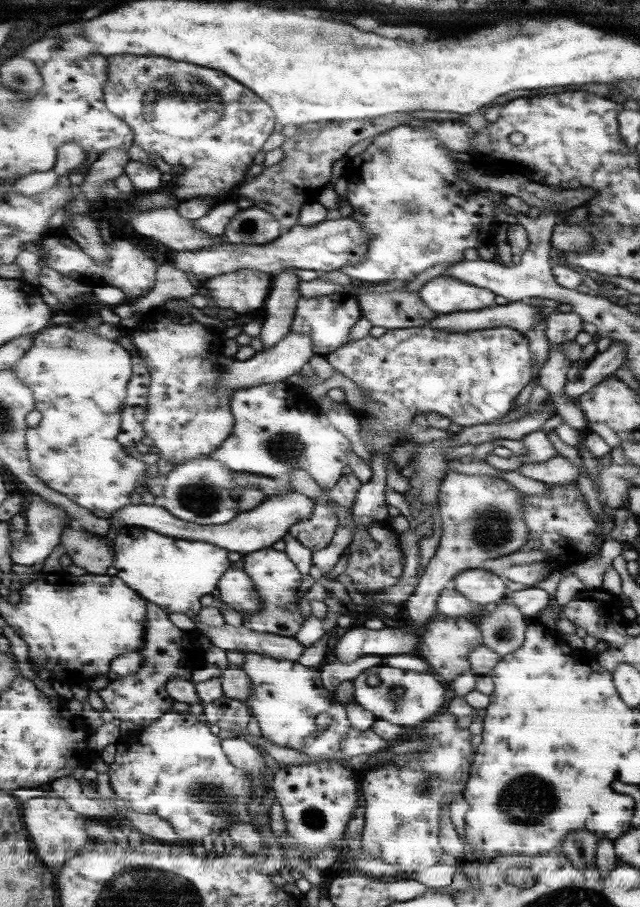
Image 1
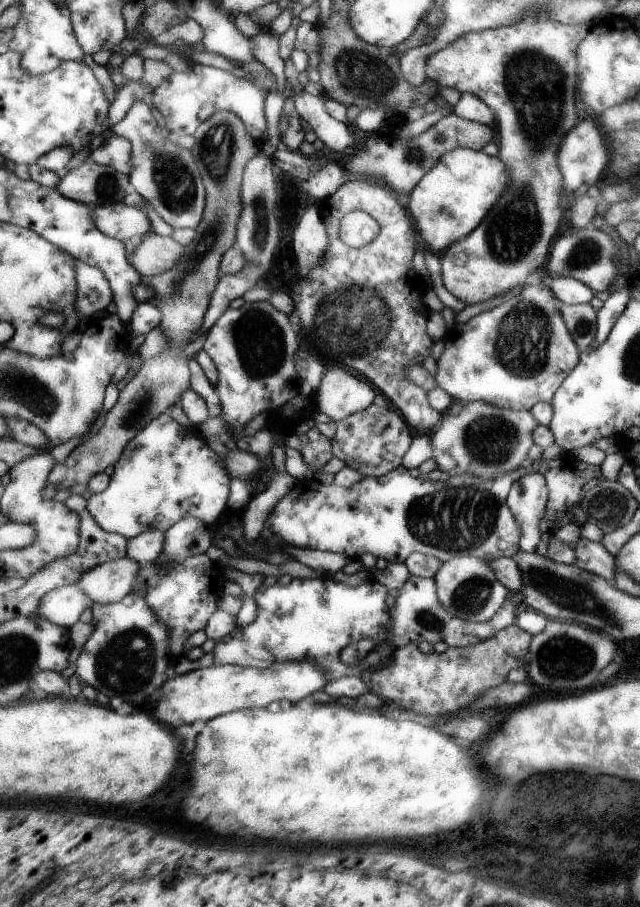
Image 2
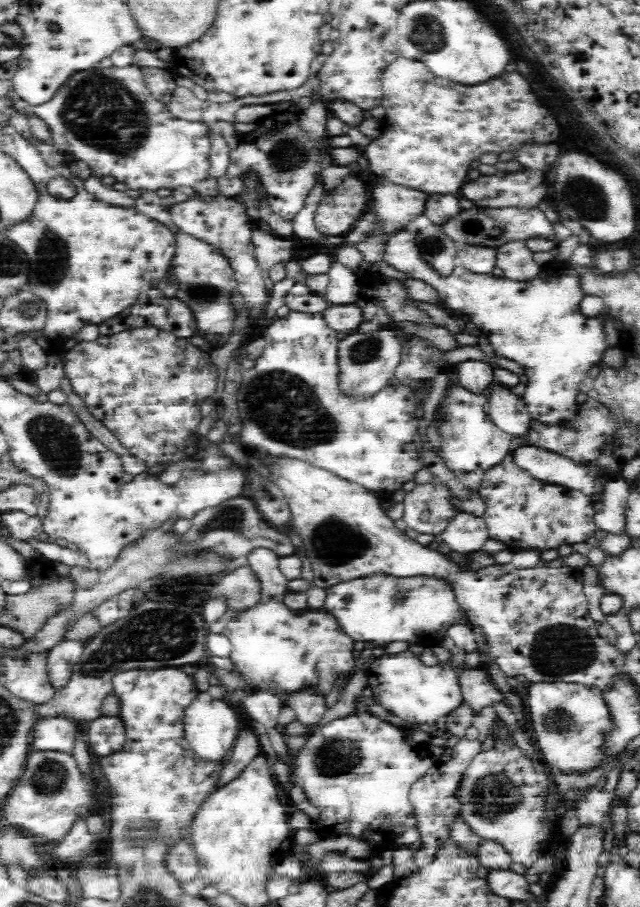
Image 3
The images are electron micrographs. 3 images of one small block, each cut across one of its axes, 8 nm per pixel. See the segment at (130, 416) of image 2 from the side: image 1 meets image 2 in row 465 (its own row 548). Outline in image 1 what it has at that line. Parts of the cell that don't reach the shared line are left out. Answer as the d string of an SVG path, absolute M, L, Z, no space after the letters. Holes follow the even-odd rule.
M67 528L63 532L63 548L73 564L85 568L89 574L105 576L111 566L117 564L115 540L101 534L93 534L81 528Z

